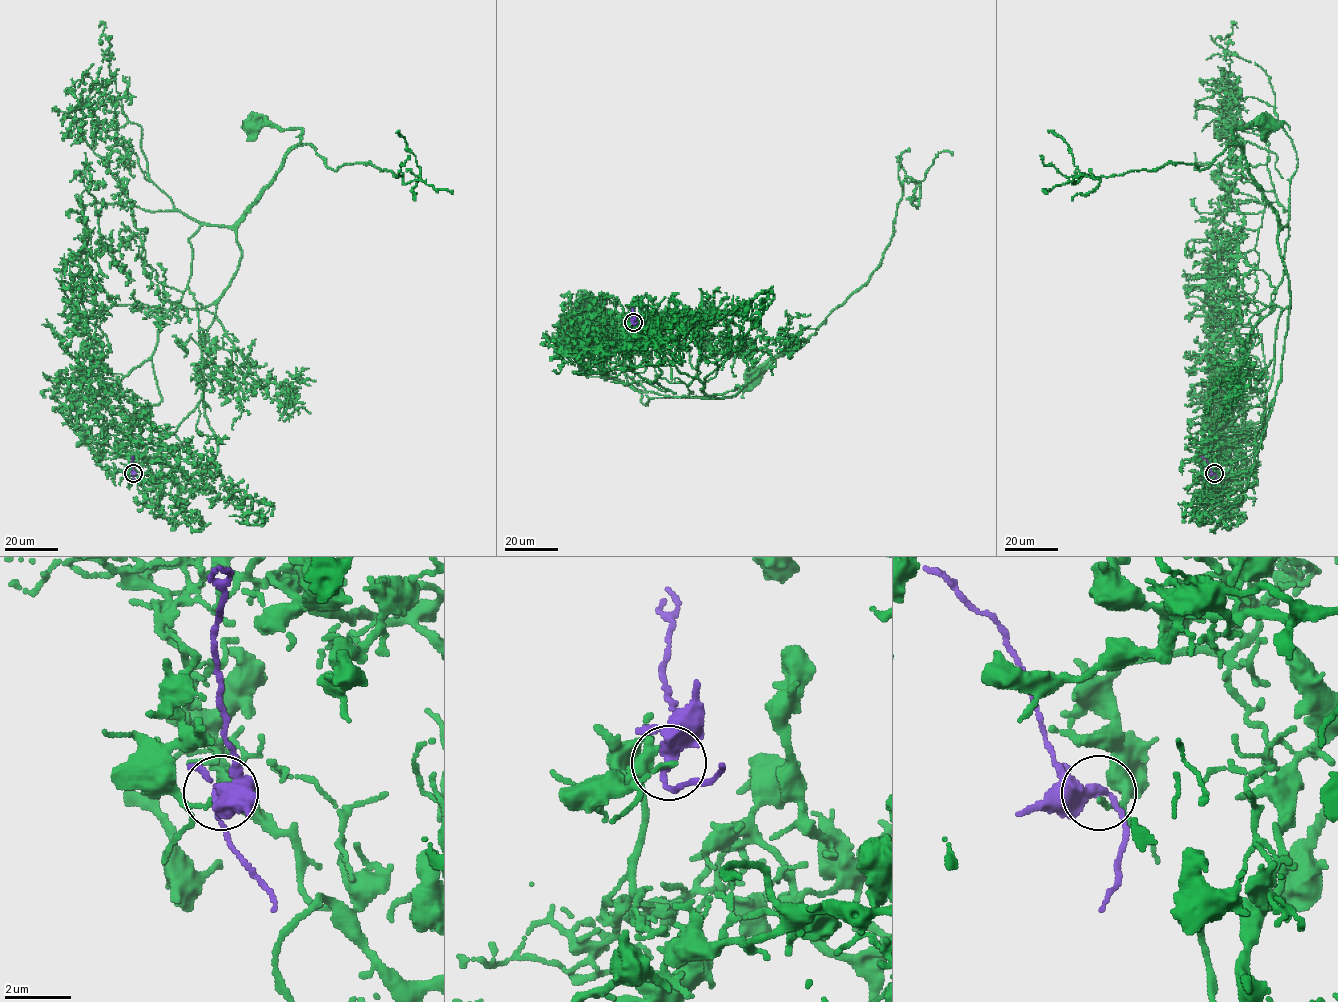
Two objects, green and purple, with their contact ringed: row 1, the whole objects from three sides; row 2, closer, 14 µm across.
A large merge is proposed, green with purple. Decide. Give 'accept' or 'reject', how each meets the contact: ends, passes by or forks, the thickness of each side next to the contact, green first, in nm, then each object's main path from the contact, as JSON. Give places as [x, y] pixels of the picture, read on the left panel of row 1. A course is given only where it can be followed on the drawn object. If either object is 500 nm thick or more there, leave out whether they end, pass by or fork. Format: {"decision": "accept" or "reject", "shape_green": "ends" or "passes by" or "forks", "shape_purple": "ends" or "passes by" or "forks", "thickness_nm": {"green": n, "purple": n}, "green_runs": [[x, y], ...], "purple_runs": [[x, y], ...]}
{"decision": "reject", "shape_green": "ends", "shape_purple": "forks", "thickness_nm": {"green": 140, "purple": 320}, "green_runs": [[133, 473], [141, 442], [158, 449], [201, 398], [237, 224], [300, 142], [300, 129], [253, 126]], "purple_runs": [[133, 473], [132, 455]]}

